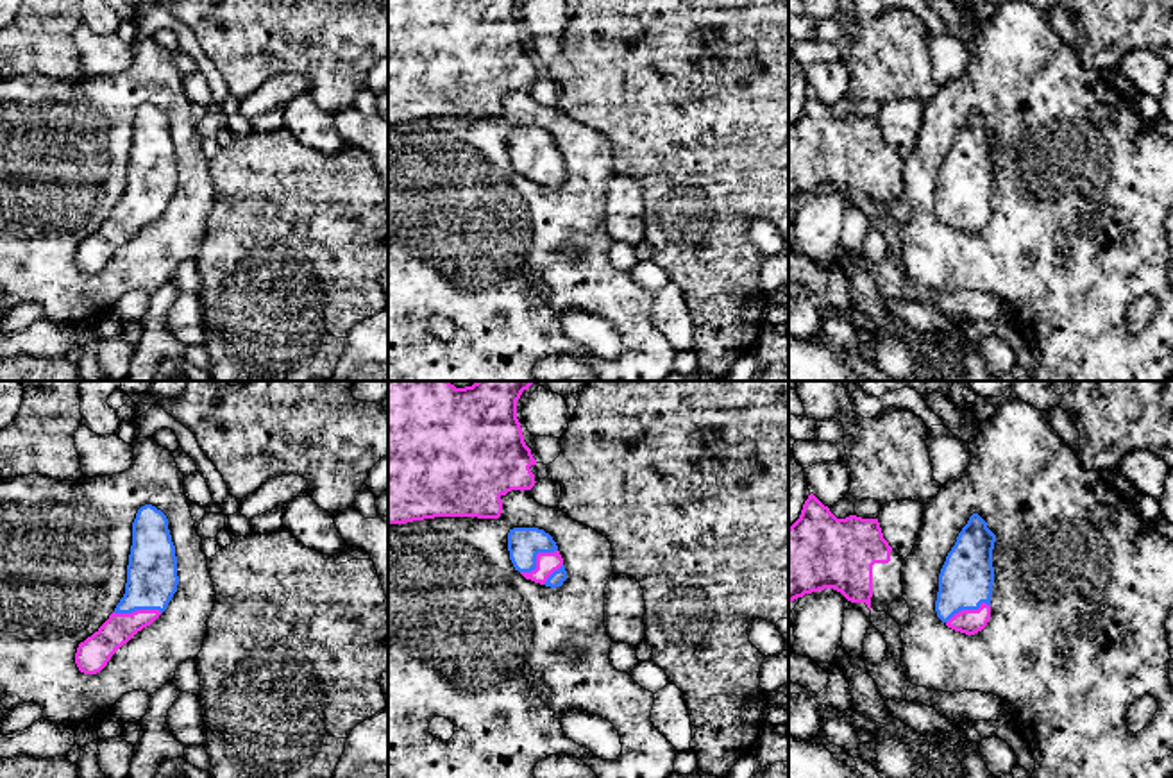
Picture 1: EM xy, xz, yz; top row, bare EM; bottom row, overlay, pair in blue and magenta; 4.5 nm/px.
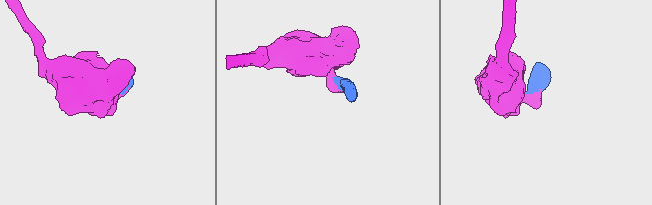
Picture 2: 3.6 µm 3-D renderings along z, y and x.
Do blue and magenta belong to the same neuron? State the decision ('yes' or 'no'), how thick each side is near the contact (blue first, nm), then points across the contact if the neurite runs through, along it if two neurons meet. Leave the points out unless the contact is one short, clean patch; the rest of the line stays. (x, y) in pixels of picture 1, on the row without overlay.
yes; 150 nm thick on the blue side, 100 nm on the other; runs through xz (524, 143), (535, 158), (546, 161)

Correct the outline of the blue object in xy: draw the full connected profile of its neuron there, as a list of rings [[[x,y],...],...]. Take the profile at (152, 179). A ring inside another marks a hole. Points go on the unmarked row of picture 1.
[[[145,104],[132,122],[125,193],[109,218],[79,243],[79,270],[100,272],[123,243],[166,209],[177,184],[177,156],[168,118],[156,106]]]

